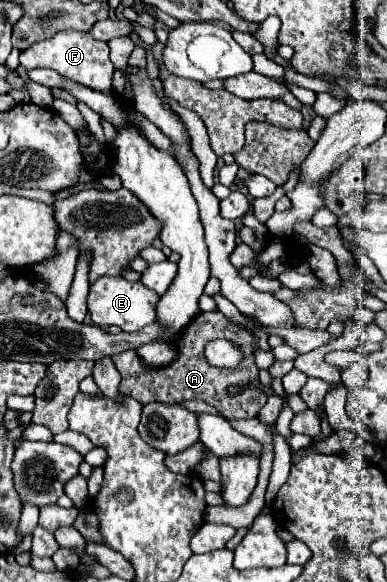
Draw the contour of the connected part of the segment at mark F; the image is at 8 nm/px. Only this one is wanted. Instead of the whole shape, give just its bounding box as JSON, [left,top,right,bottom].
[19,30,115,92]

